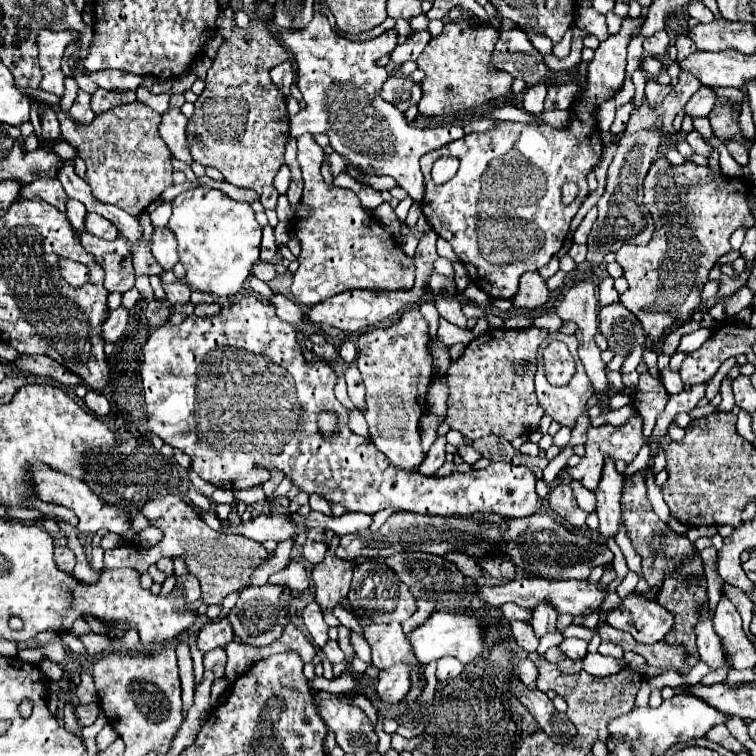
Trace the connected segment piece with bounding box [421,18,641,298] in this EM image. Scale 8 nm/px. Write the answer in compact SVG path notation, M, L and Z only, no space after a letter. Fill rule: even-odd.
M625 18L623 30L599 44L587 68L587 88L581 90L577 102L569 108L567 126L551 128L551 126L535 126L535 124L521 124L521 122L495 122L491 130L465 134L463 138L447 146L441 146L421 158L421 172L427 184L421 210L427 222L431 224L431 228L453 246L455 254L465 264L471 282L477 284L489 296L513 298L517 294L521 274L539 270L551 260L551 256L555 256L561 250L565 236L569 232L569 222L577 214L583 200L589 196L587 174L595 166L599 166L603 156L603 140L601 140L601 130L597 126L599 104L615 96L623 86L627 44L631 32L639 26L639 22L641 18L637 20ZM443 156L459 158L459 170L449 182L437 186L431 180L431 168L435 160ZM565 182L575 182L579 186L579 194L571 206L563 206L561 202L561 186Z

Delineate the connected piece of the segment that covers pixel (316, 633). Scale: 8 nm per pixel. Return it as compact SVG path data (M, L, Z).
M311 602L311 604L303 610L303 622L305 622L305 626L307 626L307 630L309 630L309 634L311 634L311 638L313 638L313 642L315 642L317 646L323 646L323 644L329 640L329 636L327 636L329 626L325 624L321 606L319 606L317 602Z

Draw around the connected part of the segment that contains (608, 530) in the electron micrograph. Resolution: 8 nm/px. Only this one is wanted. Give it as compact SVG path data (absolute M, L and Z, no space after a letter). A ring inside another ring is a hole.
M607 460L603 468L603 478L595 490L597 496L597 516L599 516L599 536L615 538L621 526L621 506L619 490L623 488L623 476L615 470L615 462Z

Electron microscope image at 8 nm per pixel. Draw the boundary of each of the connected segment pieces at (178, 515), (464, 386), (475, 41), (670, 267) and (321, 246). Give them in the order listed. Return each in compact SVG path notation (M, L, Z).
M167 494L155 500L147 500L141 508L141 514L149 520L149 524L153 520L153 526L163 530L161 542L153 548L143 548L135 542L129 542L113 550L105 550L105 570L131 568L139 574L145 574L147 568L153 566L161 556L183 558L189 574L199 578L203 604L213 606L221 604L225 596L245 590L251 584L251 574L269 558L269 550L265 550L263 544L251 542L249 538L237 538L211 530L203 520L197 518L197 512L179 494Z
M525 328L525 330L487 330L487 334L475 338L467 348L465 354L451 364L447 372L447 384L449 384L449 408L447 408L447 424L451 424L453 430L459 430L465 438L475 440L487 434L497 434L507 438L509 442L517 436L531 434L537 430L539 420L543 416L541 406L537 402L534 388L535 356L539 342L547 338L545 330L539 328Z
M449 22L441 36L433 38L423 54L417 58L419 70L427 76L421 82L423 98L419 102L419 112L427 116L439 116L443 112L463 112L473 110L485 100L497 100L501 96L509 96L513 78L503 72L495 72L489 68L491 50L499 38L499 32L491 26L473 28L465 22Z
M659 158L647 178L645 178L645 208L655 222L653 238L647 246L623 246L617 250L617 264L623 266L623 276L629 284L629 290L621 296L621 304L629 308L645 332L653 340L659 340L663 330L667 330L675 318L691 320L695 306L701 302L701 290L707 282L707 274L717 262L717 258L731 250L729 238L737 228L755 226L755 218L749 210L749 196L753 184L745 178L729 178L721 170L713 172L709 166L697 166L683 162L681 166L671 166L667 158Z
M303 134L301 138L297 138L297 148L299 148L297 158L299 158L299 164L303 170L303 184L305 184L301 202L311 206L313 214L311 214L311 218L299 218L293 224L295 234L303 246L303 250L299 254L299 270L295 272L293 286L291 286L291 294L293 294L295 302L305 304L305 306L315 306L335 294L355 290L355 288L361 288L361 290L409 290L415 282L413 260L399 250L393 236L389 232L385 232L383 226L375 218L371 218L363 212L363 206L355 192L325 184L325 180L321 176L321 164L325 160L325 154L323 154L323 148L315 142L313 134Z

